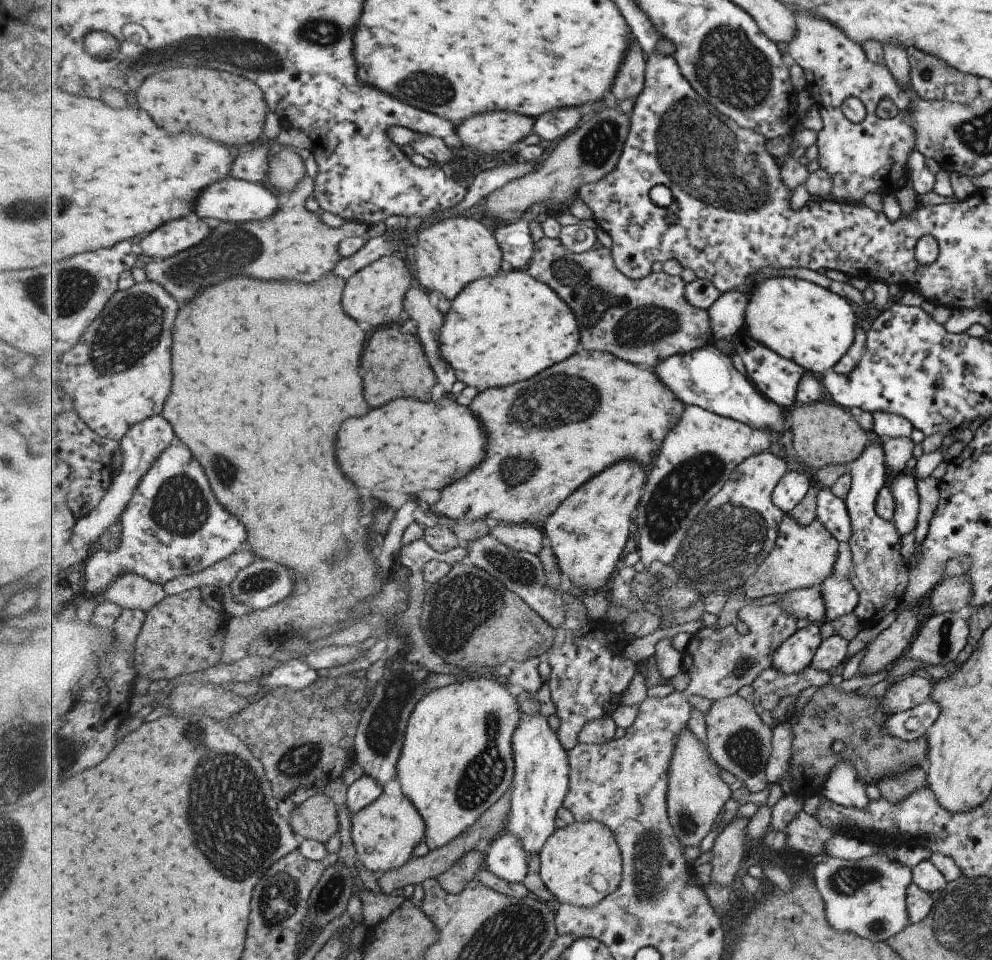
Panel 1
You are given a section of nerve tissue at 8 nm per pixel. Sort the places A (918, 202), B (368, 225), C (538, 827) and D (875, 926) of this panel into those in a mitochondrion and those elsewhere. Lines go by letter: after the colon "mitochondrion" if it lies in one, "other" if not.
A: other
B: other
C: other
D: mitochondrion

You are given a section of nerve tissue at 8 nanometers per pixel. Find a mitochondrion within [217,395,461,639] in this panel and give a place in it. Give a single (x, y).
(267, 577)

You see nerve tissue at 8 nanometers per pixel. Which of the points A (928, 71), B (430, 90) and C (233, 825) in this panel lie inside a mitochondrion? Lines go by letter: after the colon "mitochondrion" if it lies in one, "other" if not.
A: mitochondrion
B: mitochondrion
C: mitochondrion

